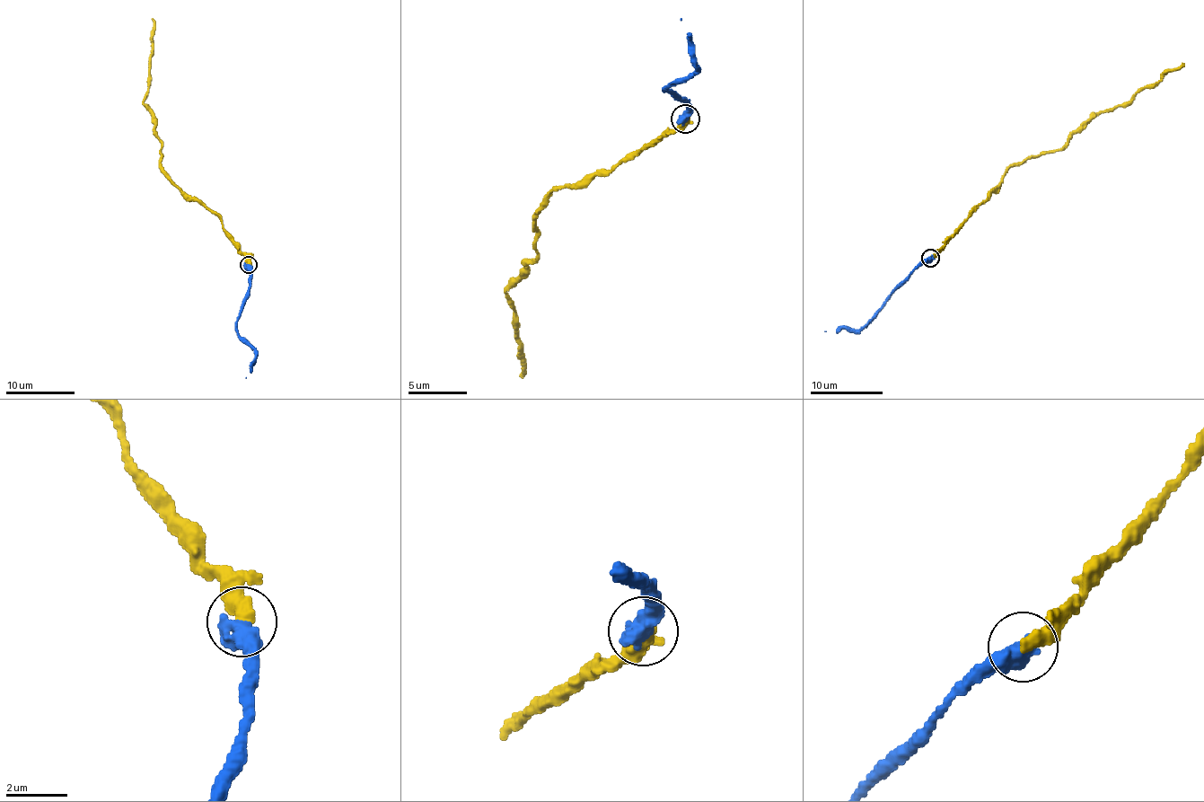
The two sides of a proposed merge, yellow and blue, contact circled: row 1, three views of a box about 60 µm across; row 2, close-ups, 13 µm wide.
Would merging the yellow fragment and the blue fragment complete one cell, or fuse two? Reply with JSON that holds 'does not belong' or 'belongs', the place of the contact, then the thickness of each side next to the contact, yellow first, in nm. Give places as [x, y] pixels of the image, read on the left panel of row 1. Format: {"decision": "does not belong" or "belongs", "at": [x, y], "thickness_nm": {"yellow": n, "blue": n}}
{"decision": "belongs", "at": [249, 264], "thickness_nm": {"yellow": 480, "blue": 650}}

